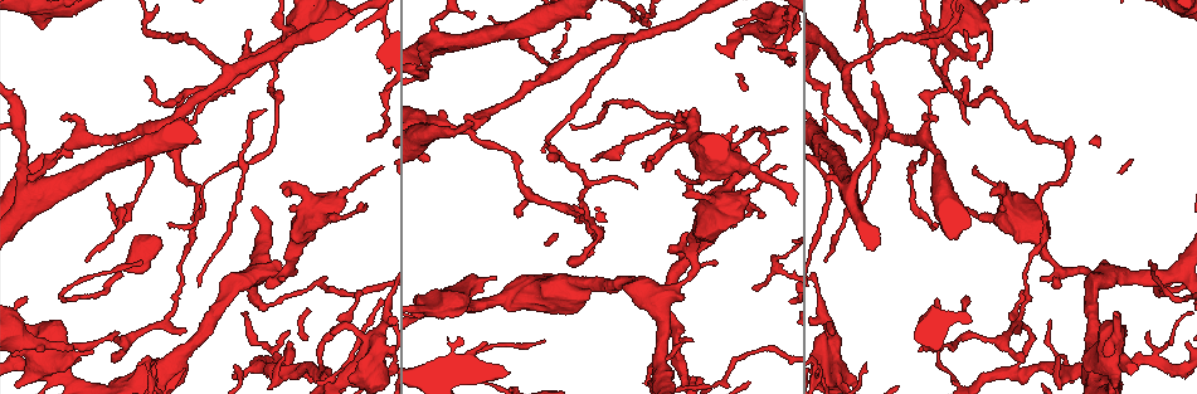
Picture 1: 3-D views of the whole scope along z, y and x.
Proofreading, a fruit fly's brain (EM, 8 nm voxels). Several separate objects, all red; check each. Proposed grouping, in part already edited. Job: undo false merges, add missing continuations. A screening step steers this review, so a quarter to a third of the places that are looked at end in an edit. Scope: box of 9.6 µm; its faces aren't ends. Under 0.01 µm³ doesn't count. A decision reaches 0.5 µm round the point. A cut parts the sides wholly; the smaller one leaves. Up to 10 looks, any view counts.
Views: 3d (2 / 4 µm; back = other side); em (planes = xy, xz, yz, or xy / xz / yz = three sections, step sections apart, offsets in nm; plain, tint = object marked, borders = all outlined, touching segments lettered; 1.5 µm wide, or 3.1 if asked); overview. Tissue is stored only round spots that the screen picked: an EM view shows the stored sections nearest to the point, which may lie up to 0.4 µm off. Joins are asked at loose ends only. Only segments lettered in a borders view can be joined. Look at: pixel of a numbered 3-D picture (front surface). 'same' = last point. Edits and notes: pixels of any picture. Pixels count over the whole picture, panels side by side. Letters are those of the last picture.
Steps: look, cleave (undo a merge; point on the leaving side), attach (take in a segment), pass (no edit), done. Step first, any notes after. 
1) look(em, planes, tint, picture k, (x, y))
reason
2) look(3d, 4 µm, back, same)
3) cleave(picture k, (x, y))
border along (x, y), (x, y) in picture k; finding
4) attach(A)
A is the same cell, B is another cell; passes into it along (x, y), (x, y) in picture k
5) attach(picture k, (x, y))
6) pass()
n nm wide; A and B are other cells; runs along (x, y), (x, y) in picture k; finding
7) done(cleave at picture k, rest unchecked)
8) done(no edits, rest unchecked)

look(em, planes, tint, picture 1, (833, 334))
an open end

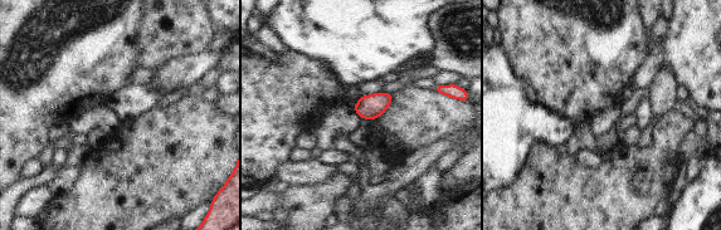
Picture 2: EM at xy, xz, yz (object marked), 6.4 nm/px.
look(em, planes, borders, same)

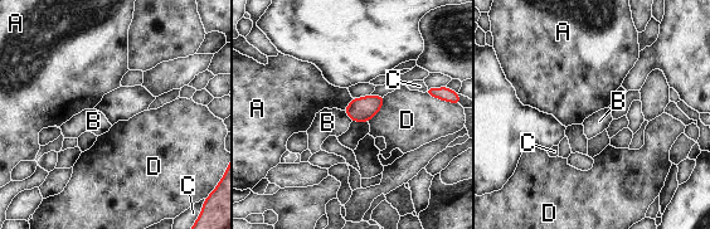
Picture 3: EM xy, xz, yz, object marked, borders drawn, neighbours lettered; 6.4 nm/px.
pass()
A, B, C and D are other cells; border along (384, 97), (382, 107), (368, 121) in picture 3; no lettered segment goes on from it

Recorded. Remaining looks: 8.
look(3d, 2 µm, picture 1, (875, 163))
thick turns thin

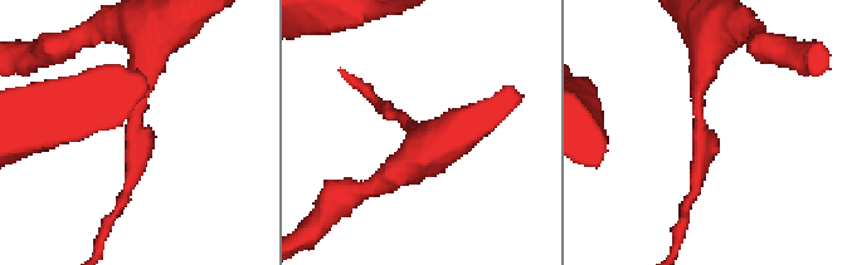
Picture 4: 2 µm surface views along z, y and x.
look(em, planes, tint, picture 4, (696, 138))
need the tissue

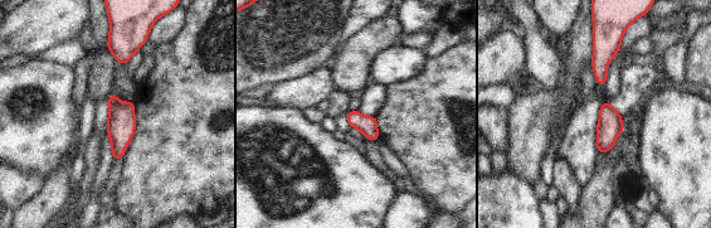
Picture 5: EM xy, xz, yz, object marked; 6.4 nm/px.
look(em, planes, borders, same)

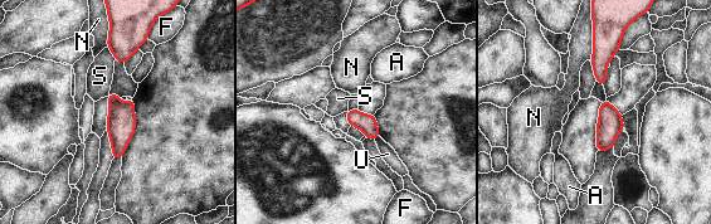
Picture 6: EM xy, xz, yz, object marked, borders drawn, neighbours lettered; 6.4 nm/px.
pass()
A, F, N, S and U are other cells; border along (107, 45), (116, 59) in picture 6; all the same cell

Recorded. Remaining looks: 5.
look(em, planes, borders, picture 1, (549, 160))
branch stops here

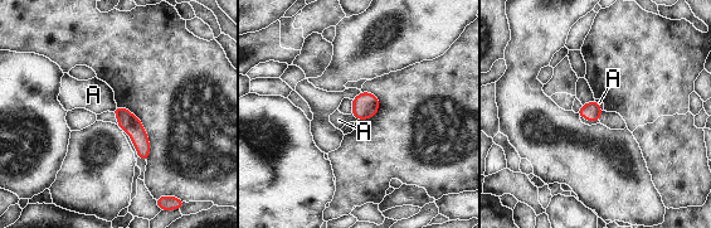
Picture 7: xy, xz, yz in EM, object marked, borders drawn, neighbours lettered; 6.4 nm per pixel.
pass()
120 nm wide; A touches over 50 nm; A is another cell; none of them fits

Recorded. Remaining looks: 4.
look(em, xz, step 4, tint, picture 1, (274, 76))
a narrow waist

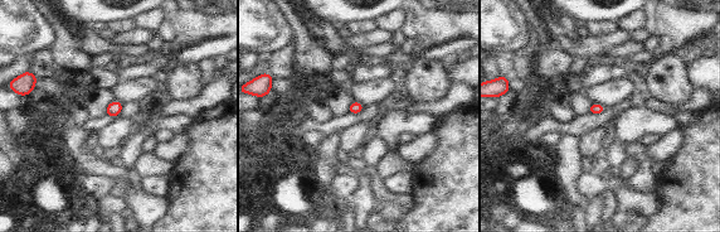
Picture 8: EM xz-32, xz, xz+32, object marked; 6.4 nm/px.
look(em, planes, borders, same)
another direction

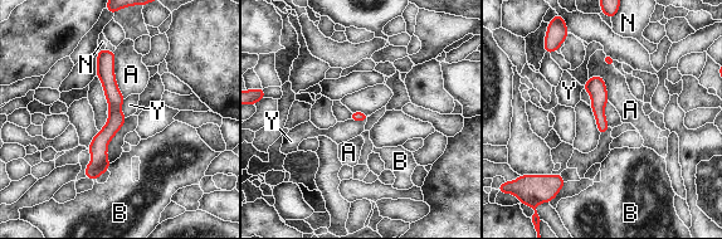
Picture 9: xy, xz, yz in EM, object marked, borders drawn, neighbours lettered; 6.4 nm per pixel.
pass()
A, B, N and Y are other cells; one cell here

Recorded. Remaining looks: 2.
done(no edits, rest unchecked)

